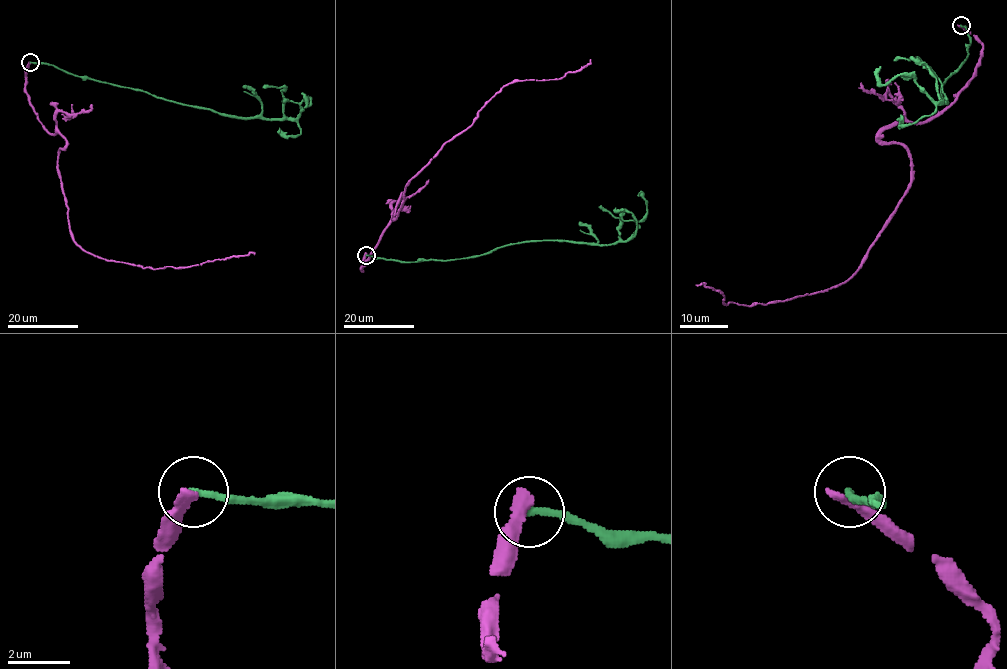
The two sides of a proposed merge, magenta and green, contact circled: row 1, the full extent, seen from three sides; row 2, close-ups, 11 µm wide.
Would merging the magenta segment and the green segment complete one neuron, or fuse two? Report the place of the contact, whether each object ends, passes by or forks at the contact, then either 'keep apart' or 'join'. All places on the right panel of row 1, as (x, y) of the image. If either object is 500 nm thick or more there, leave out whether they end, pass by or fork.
at (961, 25); magenta ends there; green ends there; keep apart

